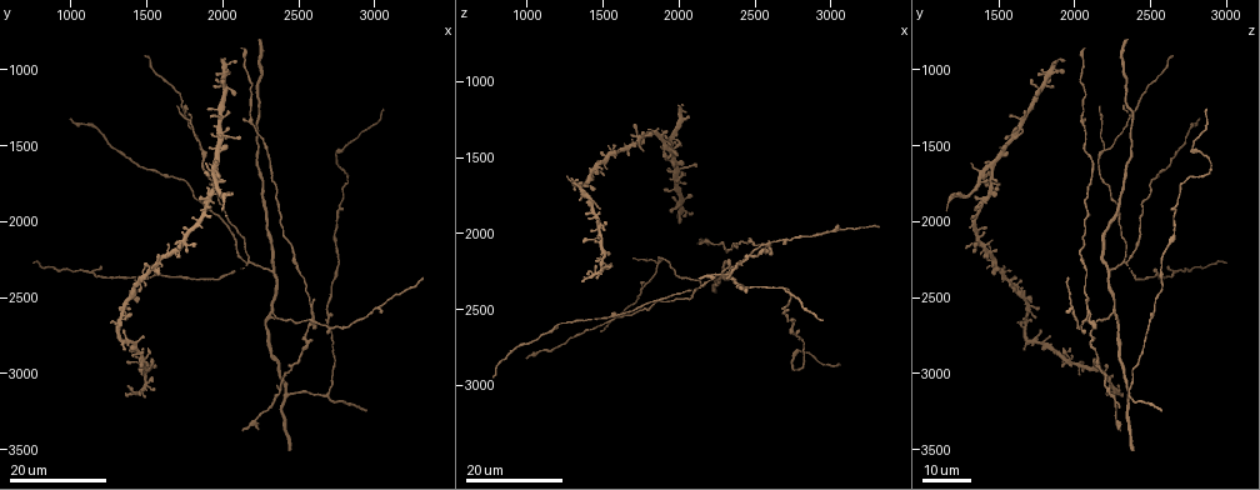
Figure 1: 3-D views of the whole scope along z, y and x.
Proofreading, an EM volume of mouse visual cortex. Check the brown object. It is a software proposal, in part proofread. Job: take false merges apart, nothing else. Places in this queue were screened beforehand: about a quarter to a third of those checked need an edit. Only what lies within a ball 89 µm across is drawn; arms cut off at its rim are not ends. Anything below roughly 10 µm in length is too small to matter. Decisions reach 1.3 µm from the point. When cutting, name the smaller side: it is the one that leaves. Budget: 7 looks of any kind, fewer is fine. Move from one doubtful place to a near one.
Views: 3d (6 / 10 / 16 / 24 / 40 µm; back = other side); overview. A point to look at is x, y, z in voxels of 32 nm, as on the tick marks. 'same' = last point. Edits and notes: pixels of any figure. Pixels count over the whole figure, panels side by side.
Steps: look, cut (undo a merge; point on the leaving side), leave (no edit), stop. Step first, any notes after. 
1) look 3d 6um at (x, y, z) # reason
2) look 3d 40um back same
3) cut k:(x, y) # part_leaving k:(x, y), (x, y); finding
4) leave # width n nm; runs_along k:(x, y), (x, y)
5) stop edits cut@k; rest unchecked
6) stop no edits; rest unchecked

look 3d 24um at (2300, 2620, 2280) # branch point

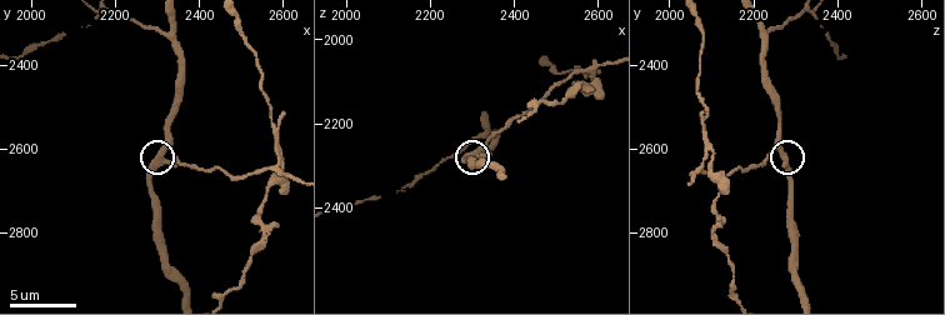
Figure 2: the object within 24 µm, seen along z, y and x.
look 3d 10um at (2320, 2605, 2265)

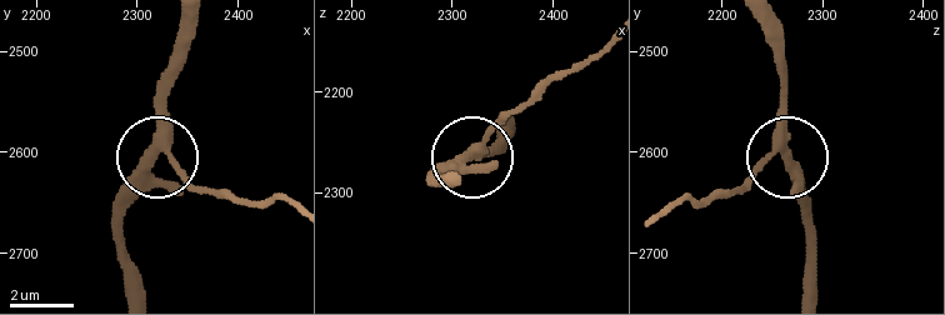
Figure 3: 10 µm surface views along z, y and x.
leave # runs_along 3:(668, 213), (680, 199), (715, 199), (785, 154), (788, 70); one cell here

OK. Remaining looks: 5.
look 3d 16um at (2160, 2280, 2340) # four or more arms meet

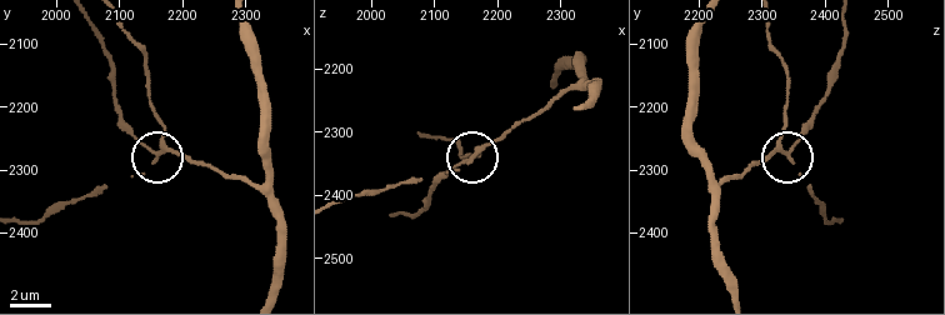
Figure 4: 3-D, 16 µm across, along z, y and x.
look 3d 6um at (2170, 2265, 2325)

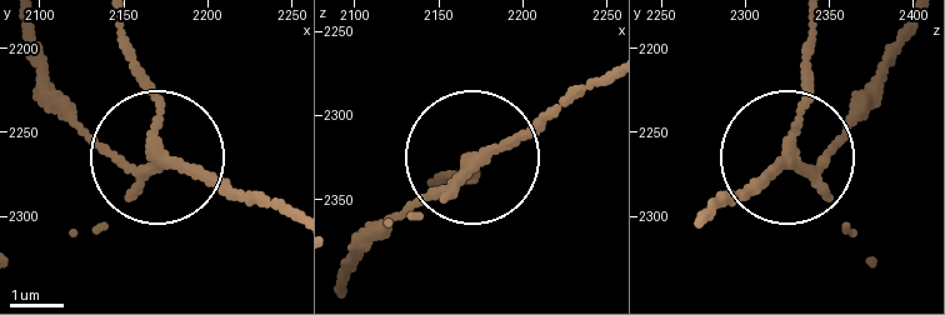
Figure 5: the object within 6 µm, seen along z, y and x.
look 3d 6um back at (2170, 2262, 2328)

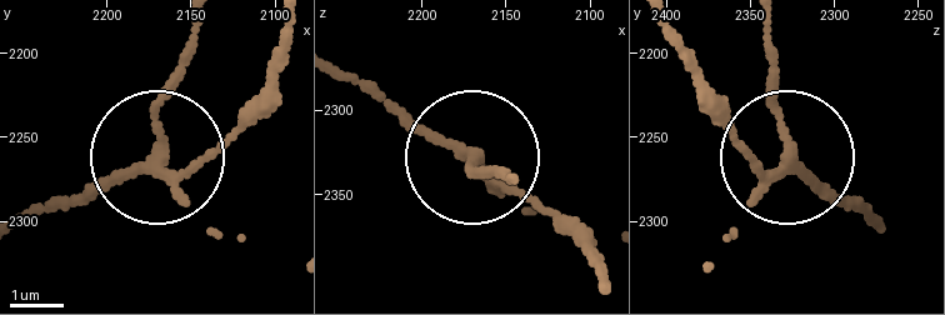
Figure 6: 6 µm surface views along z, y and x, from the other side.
leave # continuous, no second cell

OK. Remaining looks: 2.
look 3d 10um at (2335, 2325, 2215) # three arms meet

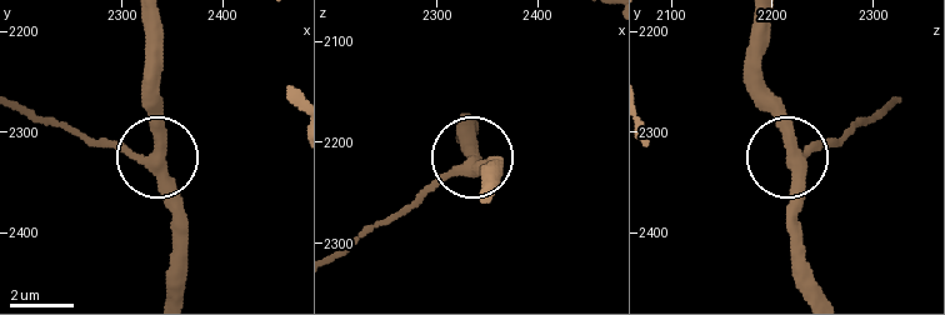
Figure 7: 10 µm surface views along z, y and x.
look 3d 10um back at (2328, 2326, 2224)

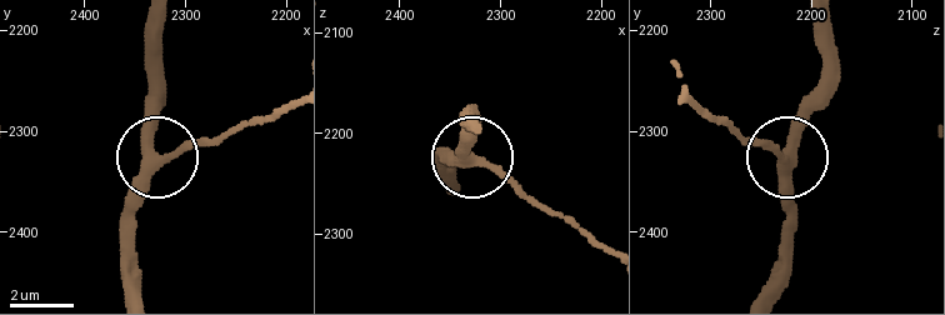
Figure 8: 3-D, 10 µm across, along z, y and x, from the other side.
leave # arms 3; continuous, no second cell

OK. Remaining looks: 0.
stop no edits; rest unchecked

